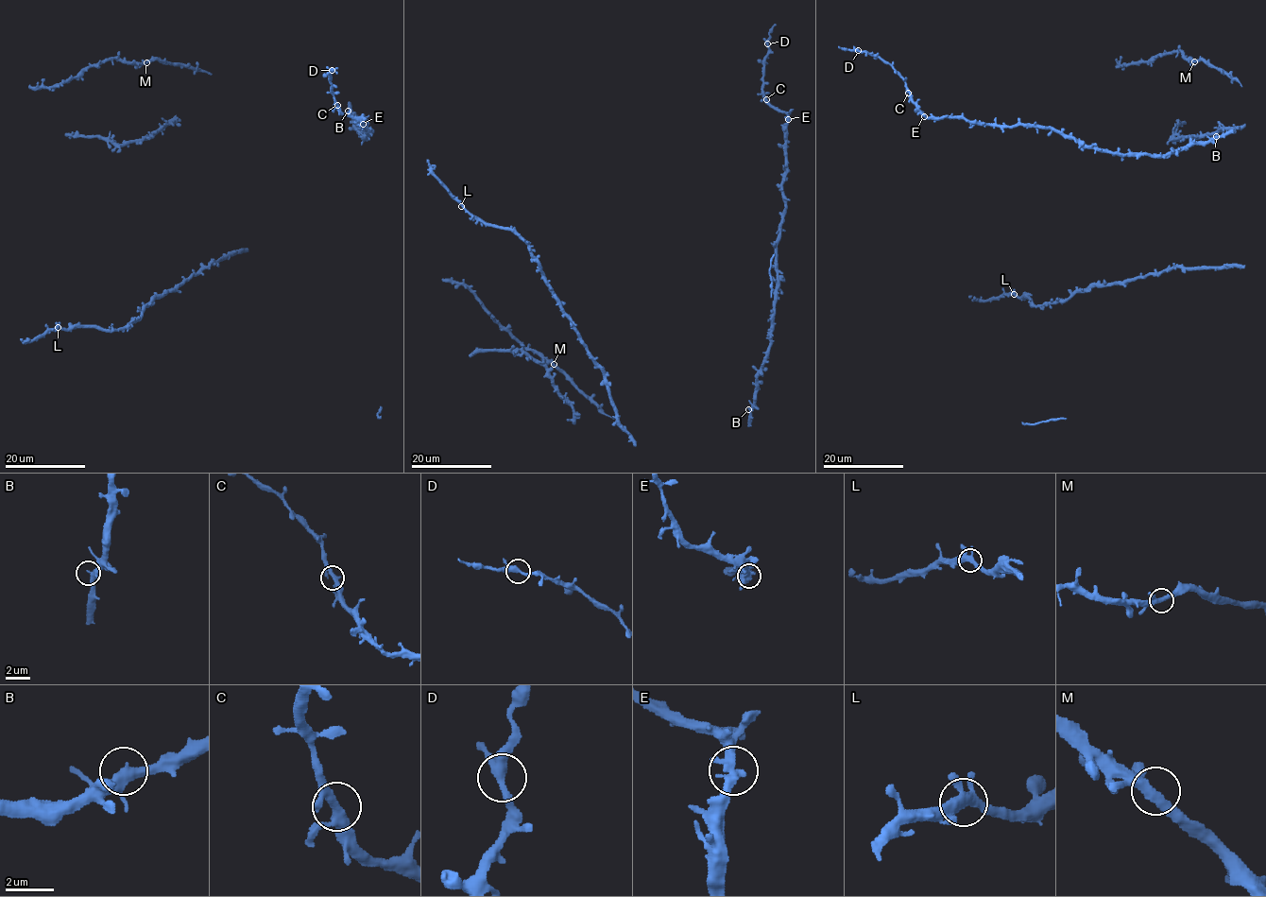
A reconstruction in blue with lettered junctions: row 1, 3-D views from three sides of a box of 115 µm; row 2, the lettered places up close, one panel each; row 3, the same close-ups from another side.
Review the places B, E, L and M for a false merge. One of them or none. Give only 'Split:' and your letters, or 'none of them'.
Split: none of them

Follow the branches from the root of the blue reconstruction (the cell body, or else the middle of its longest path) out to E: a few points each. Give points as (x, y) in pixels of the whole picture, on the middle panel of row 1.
E: (751, 410), (756, 379), (771, 341), (778, 271), (777, 239), (785, 208), (782, 180), (789, 119)

